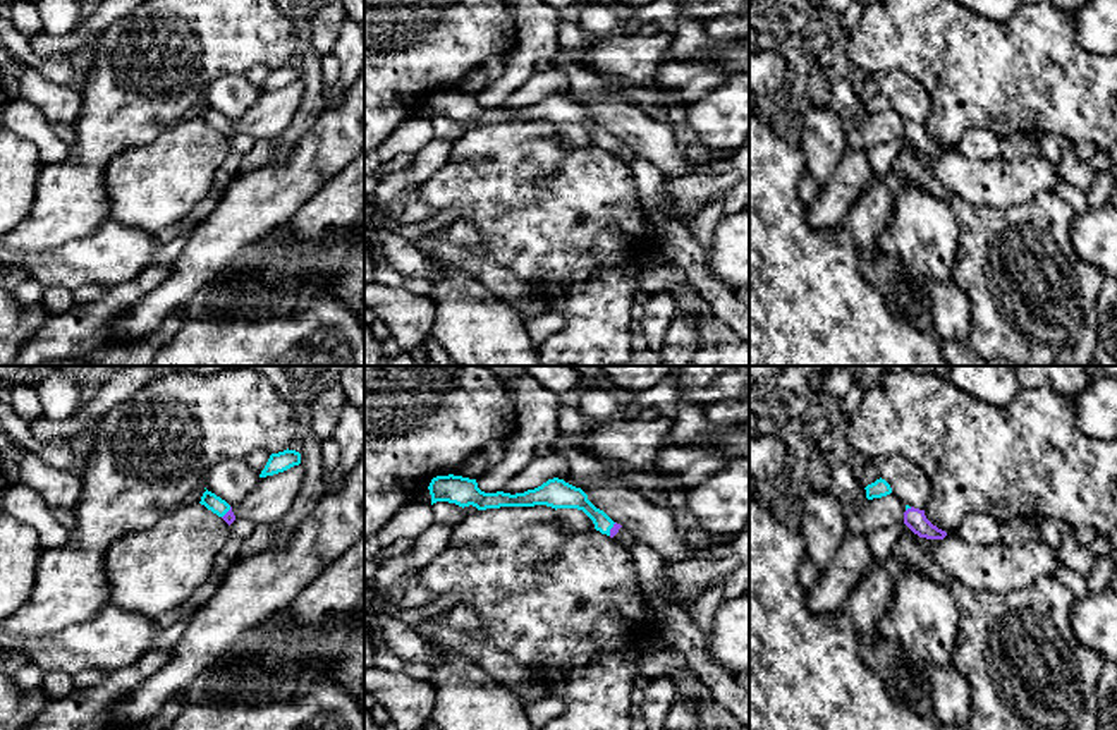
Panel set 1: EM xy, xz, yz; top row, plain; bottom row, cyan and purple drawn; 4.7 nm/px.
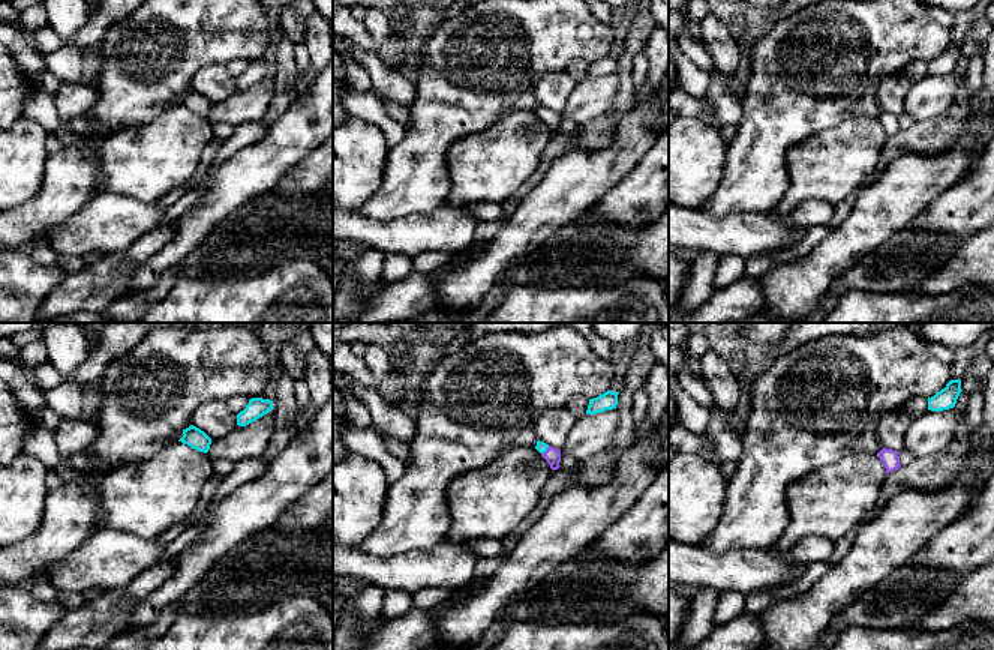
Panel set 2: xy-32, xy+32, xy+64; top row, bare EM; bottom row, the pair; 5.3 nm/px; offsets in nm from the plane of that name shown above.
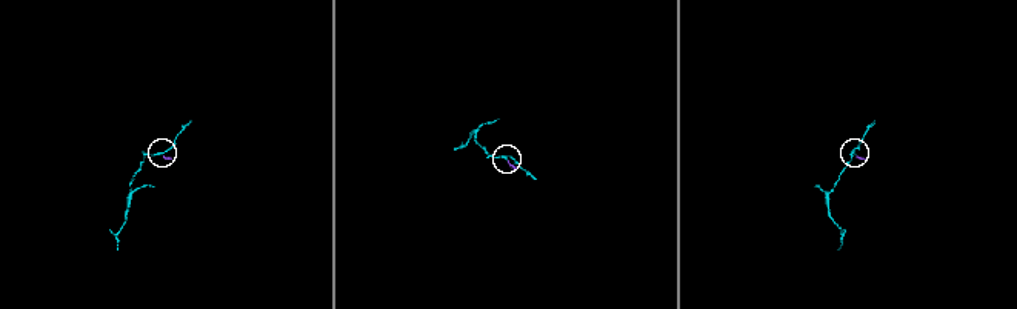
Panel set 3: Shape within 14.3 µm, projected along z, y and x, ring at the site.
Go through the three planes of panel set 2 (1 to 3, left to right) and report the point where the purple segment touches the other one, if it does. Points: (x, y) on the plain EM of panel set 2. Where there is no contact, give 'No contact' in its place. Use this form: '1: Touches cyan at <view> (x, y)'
1: No contact
2: Touches cyan at xy+32 (544, 114)
3: No contact

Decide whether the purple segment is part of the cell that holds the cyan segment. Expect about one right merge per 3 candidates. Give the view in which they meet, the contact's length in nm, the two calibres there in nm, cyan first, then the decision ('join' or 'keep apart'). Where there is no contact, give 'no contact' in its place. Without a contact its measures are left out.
xz | 70 nm | 110/40 nm | join

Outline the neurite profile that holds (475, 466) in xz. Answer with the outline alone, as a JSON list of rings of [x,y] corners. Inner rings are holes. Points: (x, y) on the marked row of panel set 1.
[[[481,452],[467,457],[464,462],[457,464],[452,469],[438,472],[436,476],[454,474],[454,476],[462,476],[469,479],[478,479],[481,476],[486,476],[491,471],[493,471],[491,465],[488,464],[486,457]]]

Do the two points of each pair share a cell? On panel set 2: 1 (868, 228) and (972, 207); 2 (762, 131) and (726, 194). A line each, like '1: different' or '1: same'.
1: different
2: same

